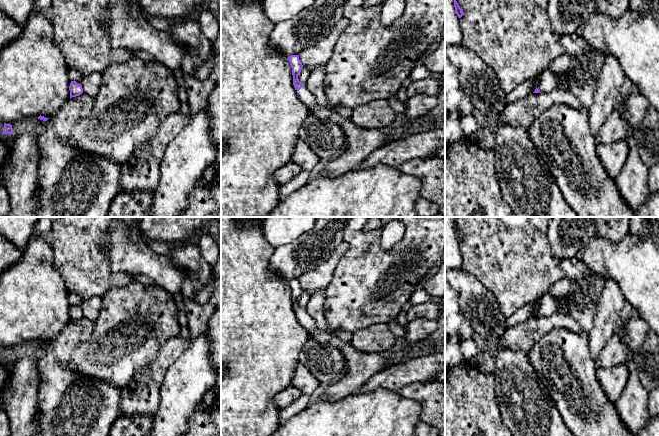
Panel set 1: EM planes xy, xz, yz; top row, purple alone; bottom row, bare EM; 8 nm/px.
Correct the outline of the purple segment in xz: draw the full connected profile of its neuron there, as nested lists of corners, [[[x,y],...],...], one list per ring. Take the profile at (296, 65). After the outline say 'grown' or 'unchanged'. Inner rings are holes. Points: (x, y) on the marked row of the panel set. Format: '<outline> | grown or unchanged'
[[[291,55],[288,57],[292,68],[293,85],[300,100],[309,108],[318,105],[316,97],[309,91],[305,84],[301,83],[298,75],[301,72],[303,65],[299,59],[299,55]]] | grown

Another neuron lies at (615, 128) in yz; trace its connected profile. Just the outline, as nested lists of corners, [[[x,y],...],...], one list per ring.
[[[615,108],[599,130],[596,139],[604,144],[625,140],[627,131],[627,122],[620,116]]]

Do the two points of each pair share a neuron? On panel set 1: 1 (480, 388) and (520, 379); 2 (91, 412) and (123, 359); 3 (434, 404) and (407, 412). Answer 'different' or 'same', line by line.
1: different
2: different
3: different

